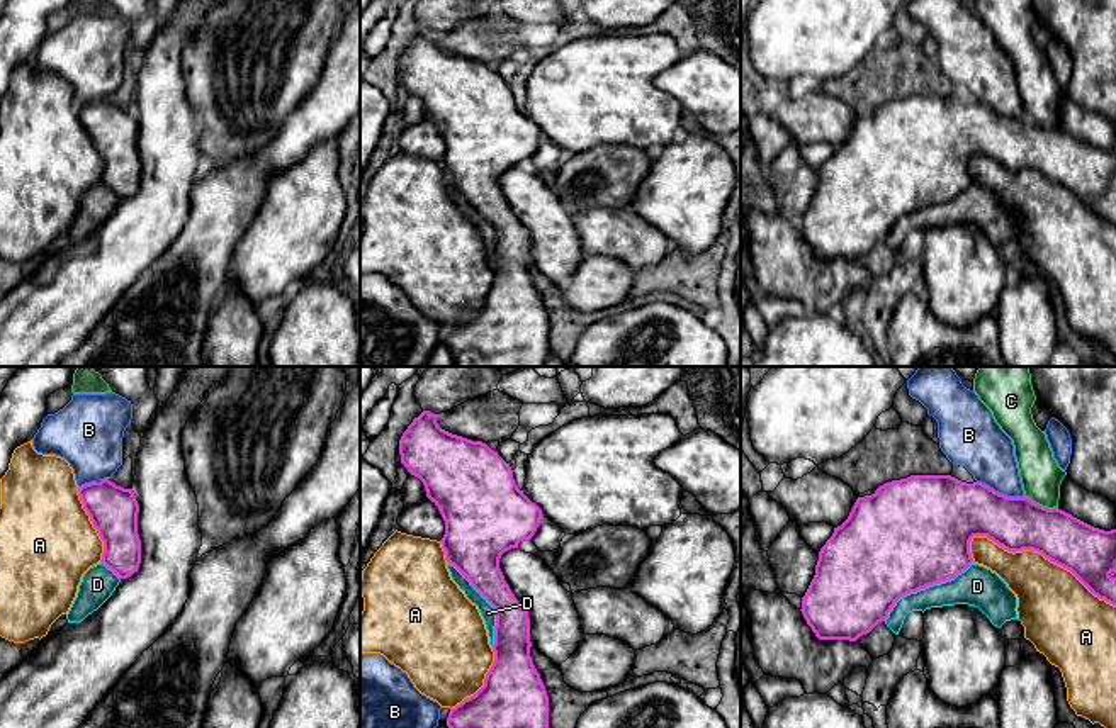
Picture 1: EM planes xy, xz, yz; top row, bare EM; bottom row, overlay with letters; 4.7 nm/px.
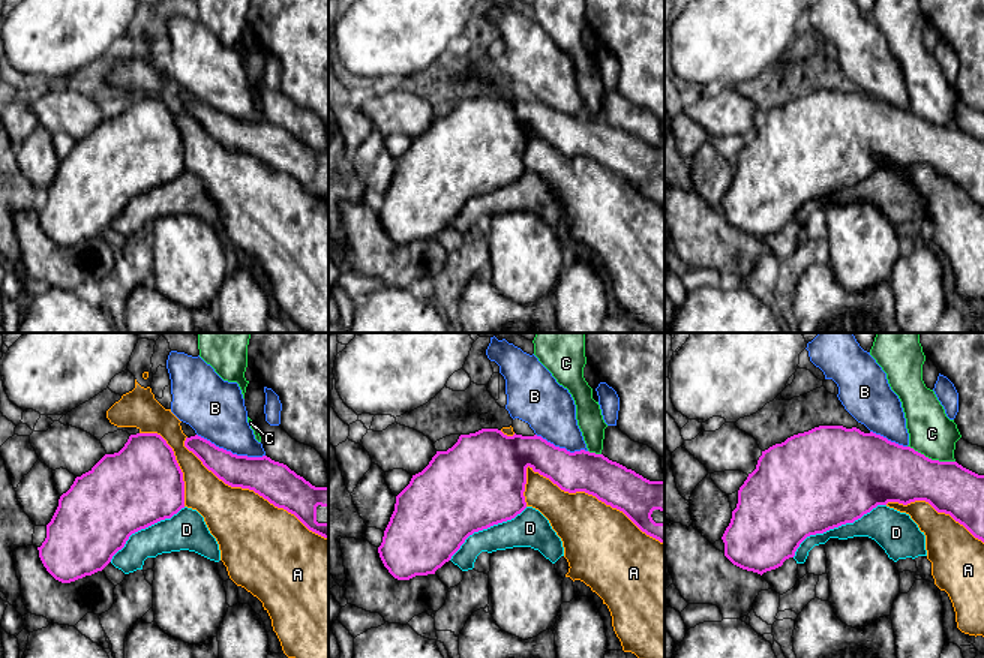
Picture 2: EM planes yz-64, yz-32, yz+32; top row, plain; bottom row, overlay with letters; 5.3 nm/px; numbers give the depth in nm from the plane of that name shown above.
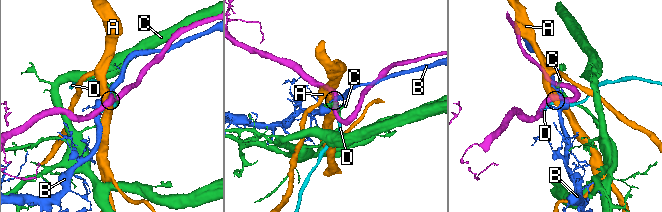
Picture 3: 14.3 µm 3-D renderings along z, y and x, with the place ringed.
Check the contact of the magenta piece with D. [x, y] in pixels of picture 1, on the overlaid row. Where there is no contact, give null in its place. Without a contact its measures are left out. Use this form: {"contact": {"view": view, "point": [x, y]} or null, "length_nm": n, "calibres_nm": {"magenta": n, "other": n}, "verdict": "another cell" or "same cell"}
{"contact": {"view": "yz", "point": [926, 586]}, "length_nm": 500, "calibres_nm": {"magenta": 500, "other": 190}, "verdict": "same cell"}

